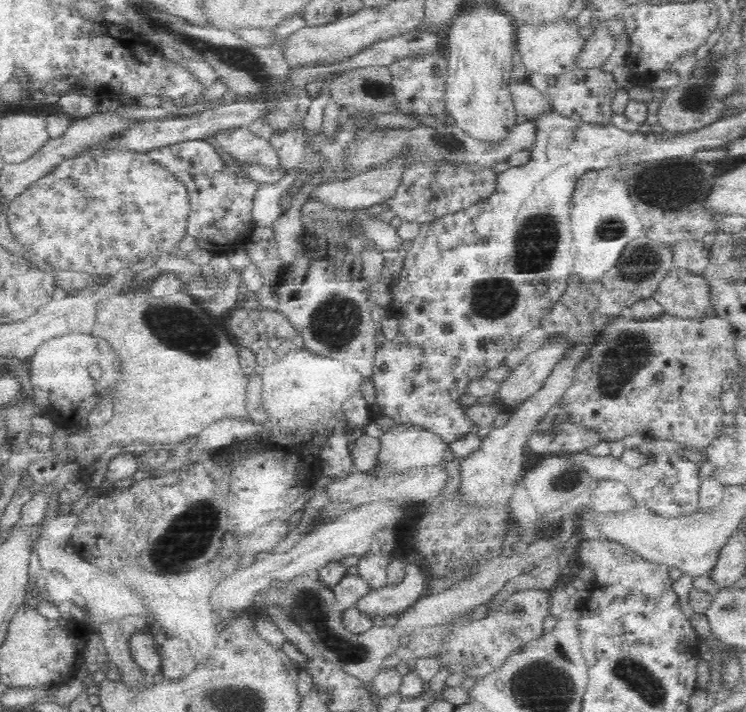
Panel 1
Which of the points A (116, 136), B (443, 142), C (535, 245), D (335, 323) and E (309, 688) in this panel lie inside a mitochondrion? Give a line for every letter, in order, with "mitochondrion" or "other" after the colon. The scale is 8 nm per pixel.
A: other
B: mitochondrion
C: mitochondrion
D: mitochondrion
E: other

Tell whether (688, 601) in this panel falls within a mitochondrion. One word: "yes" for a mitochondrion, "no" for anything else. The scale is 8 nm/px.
no

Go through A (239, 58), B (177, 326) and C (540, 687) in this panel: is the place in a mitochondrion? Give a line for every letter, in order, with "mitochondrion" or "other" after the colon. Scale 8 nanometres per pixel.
A: mitochondrion
B: mitochondrion
C: mitochondrion

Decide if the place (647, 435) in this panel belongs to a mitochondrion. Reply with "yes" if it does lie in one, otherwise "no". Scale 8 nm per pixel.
no

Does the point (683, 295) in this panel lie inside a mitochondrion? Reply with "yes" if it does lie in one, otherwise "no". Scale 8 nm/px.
no

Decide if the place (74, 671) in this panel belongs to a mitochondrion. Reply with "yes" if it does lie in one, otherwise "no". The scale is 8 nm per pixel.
no

